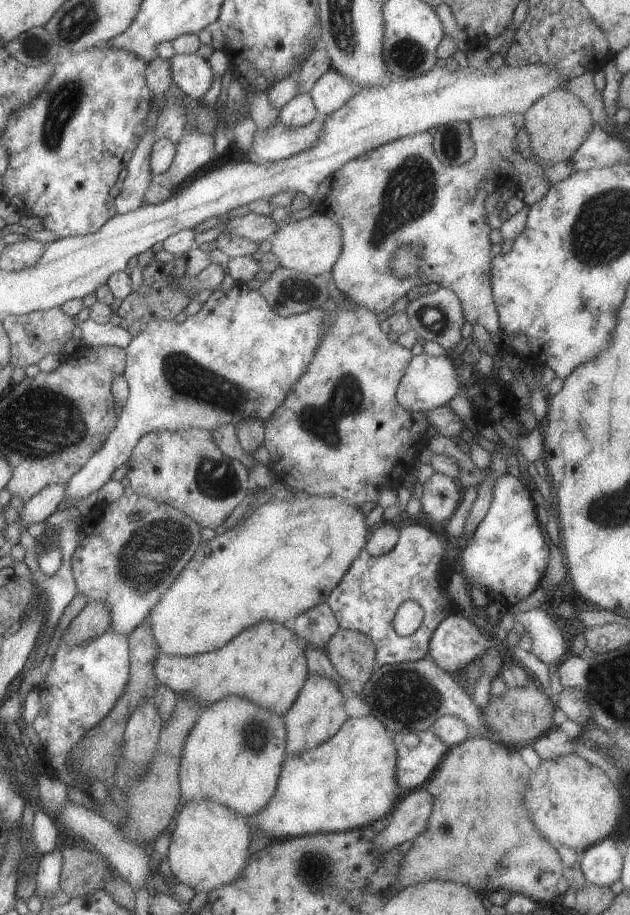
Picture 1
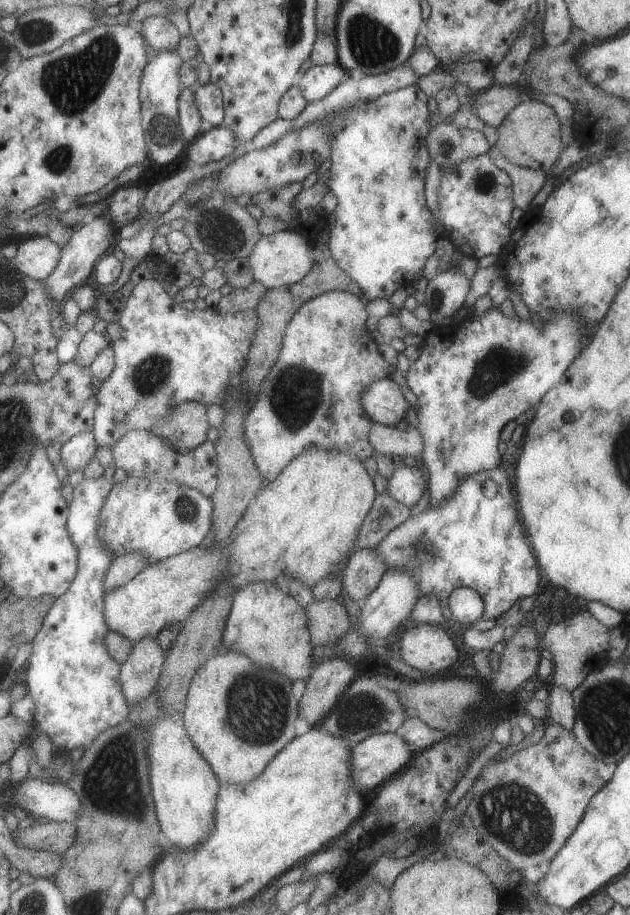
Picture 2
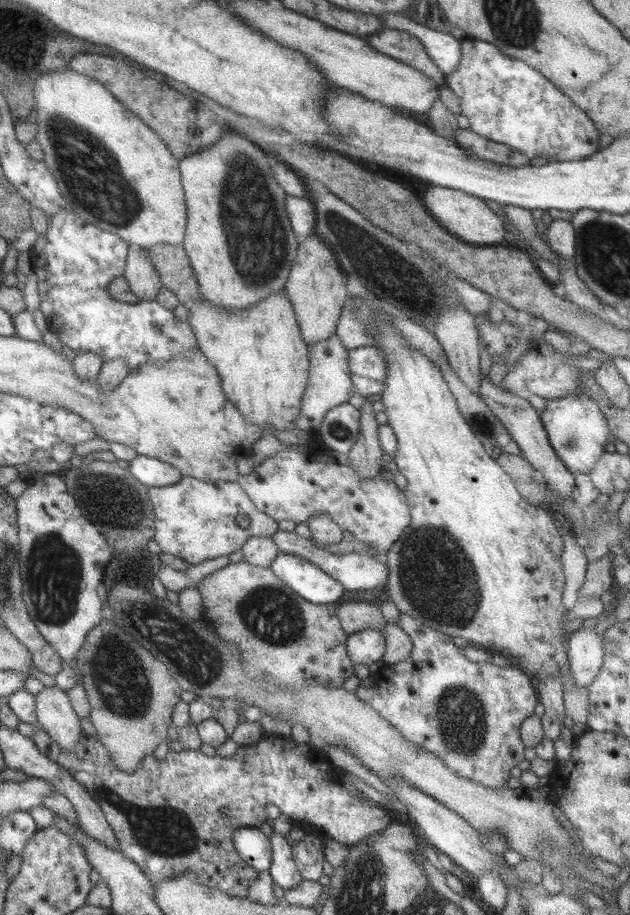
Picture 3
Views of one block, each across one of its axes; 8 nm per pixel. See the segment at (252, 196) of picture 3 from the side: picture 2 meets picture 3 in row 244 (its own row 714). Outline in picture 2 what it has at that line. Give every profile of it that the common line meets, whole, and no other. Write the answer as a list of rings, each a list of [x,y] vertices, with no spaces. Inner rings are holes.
[[[220,650],[220,652],[209,658],[202,667],[198,669],[198,672],[193,676],[189,691],[187,694],[187,701],[185,704],[185,711],[182,714],[185,729],[188,736],[192,741],[192,744],[196,747],[196,750],[204,757],[204,760],[212,767],[215,775],[221,783],[232,784],[246,784],[252,782],[256,777],[262,774],[262,771],[268,766],[268,763],[291,741],[296,737],[296,731],[294,729],[294,722],[299,716],[299,702],[296,701],[294,694],[292,693],[291,680],[288,680],[285,676],[280,675],[276,671],[268,670],[261,666],[256,666],[250,658],[238,654],[234,651]]]

